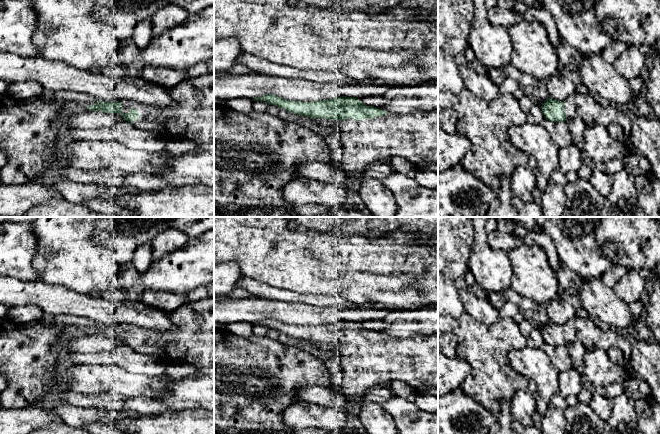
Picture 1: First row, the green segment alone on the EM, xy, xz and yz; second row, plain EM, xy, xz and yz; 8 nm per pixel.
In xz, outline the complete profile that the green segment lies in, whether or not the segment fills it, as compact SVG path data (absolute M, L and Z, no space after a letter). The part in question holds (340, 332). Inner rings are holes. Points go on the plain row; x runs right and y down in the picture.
M265 318L252 323L256 324L300 340L341 344L342 394L350 408L359 406L368 390L393 380L407 383L417 393L438 397L438 333L395 339L346 320L300 326Z

